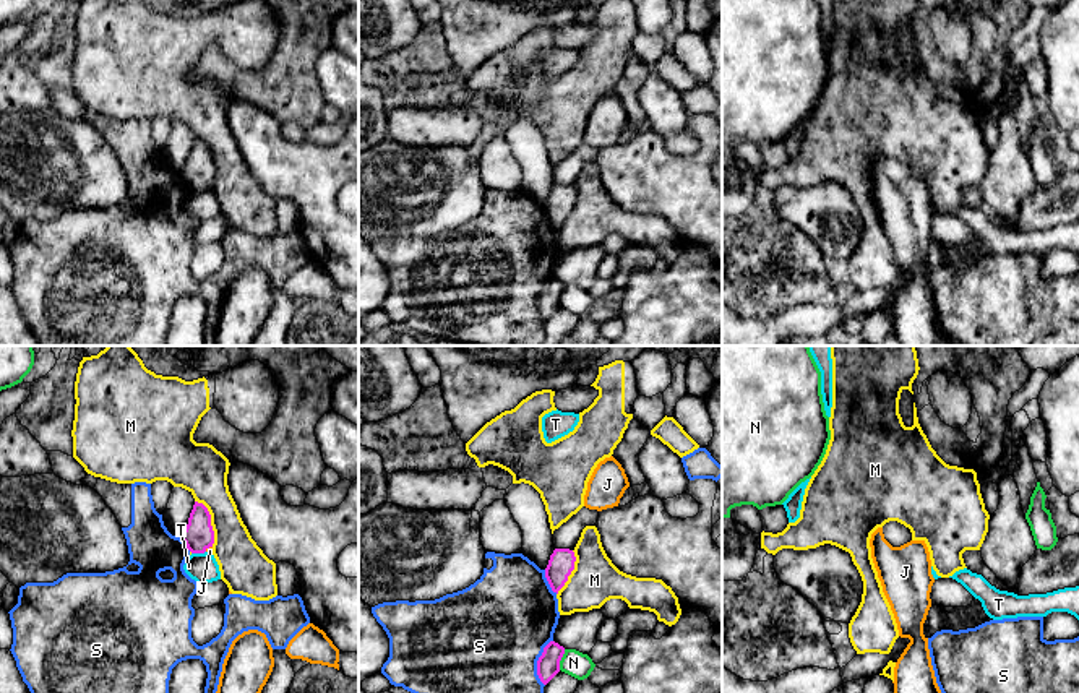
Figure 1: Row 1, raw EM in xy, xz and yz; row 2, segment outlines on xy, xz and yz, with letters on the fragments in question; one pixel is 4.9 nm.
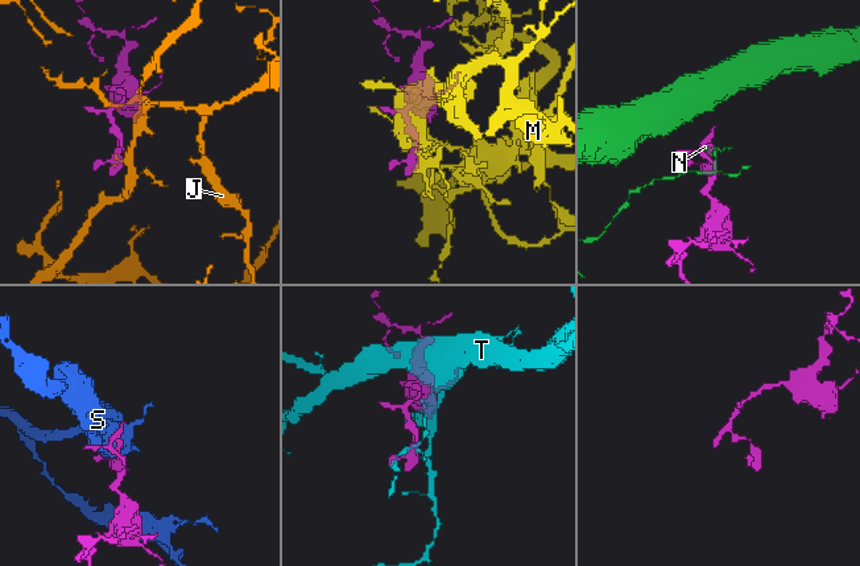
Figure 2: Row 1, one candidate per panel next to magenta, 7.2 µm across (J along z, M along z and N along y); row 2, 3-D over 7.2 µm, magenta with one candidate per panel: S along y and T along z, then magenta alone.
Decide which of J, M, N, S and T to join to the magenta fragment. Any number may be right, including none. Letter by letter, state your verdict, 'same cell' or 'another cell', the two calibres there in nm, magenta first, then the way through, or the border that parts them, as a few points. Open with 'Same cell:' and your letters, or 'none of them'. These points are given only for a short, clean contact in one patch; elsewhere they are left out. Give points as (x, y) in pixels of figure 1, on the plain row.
Same cell: J
J: same cell; calibres 150 and 30 nm; way xy (198, 171), (208, 184), (210, 187)
M: another cell; calibres 150 and 240 nm
N: another cell; calibres 110 and 130 nm
S: another cell; calibres 110 and 500 nm
T: another cell; calibres 150 and 150 nm; border xy (205, 187), (192, 190)

